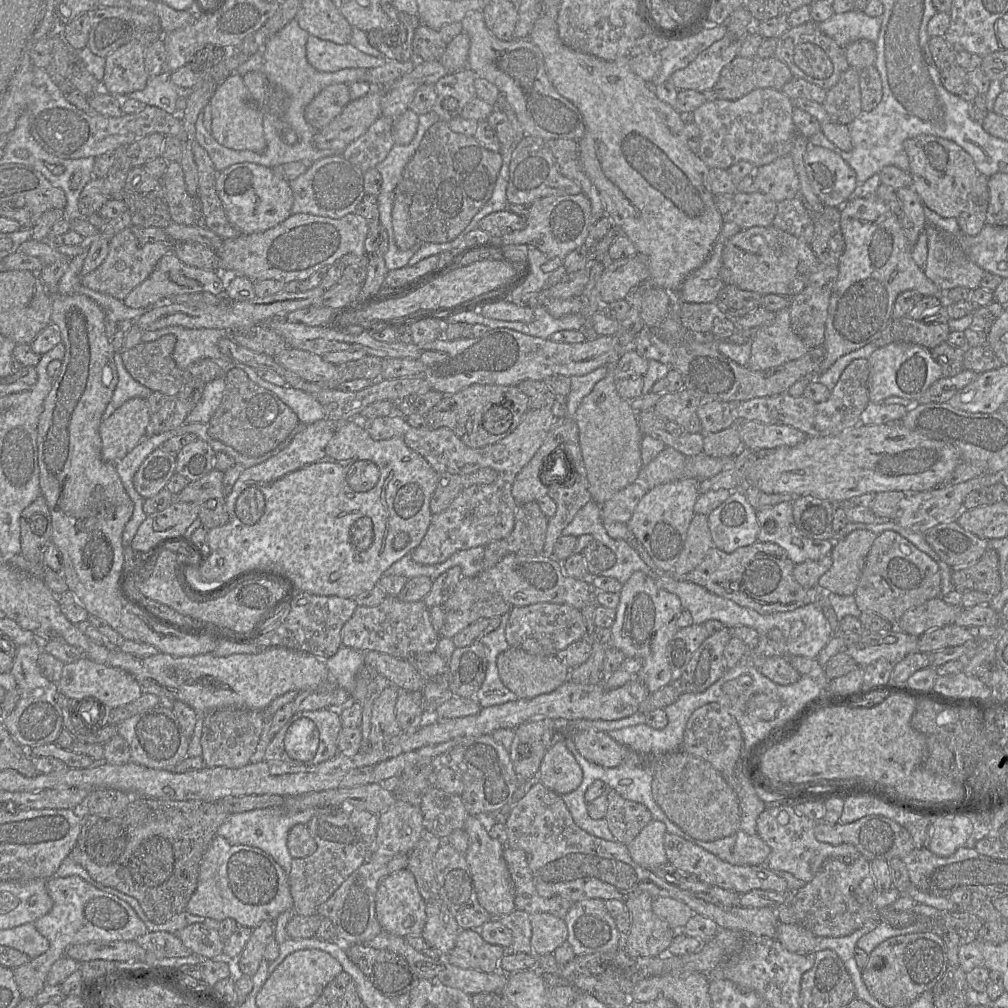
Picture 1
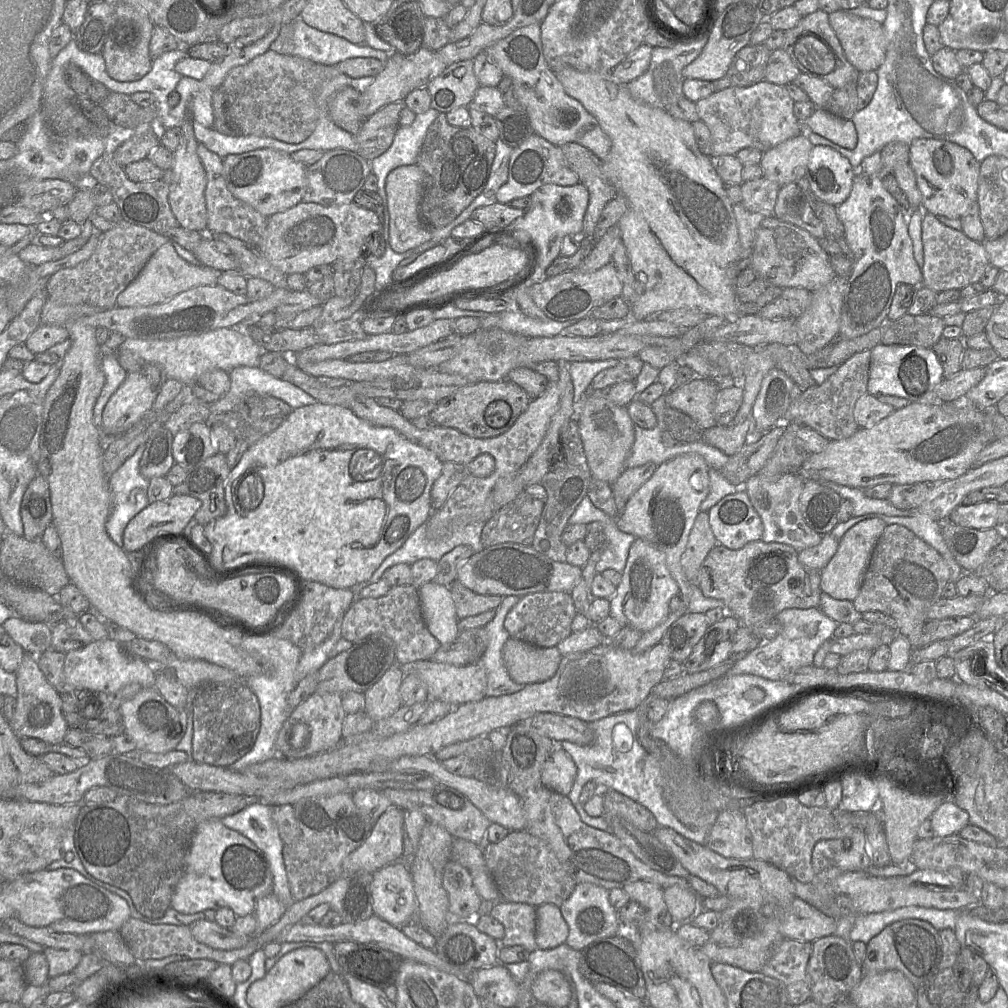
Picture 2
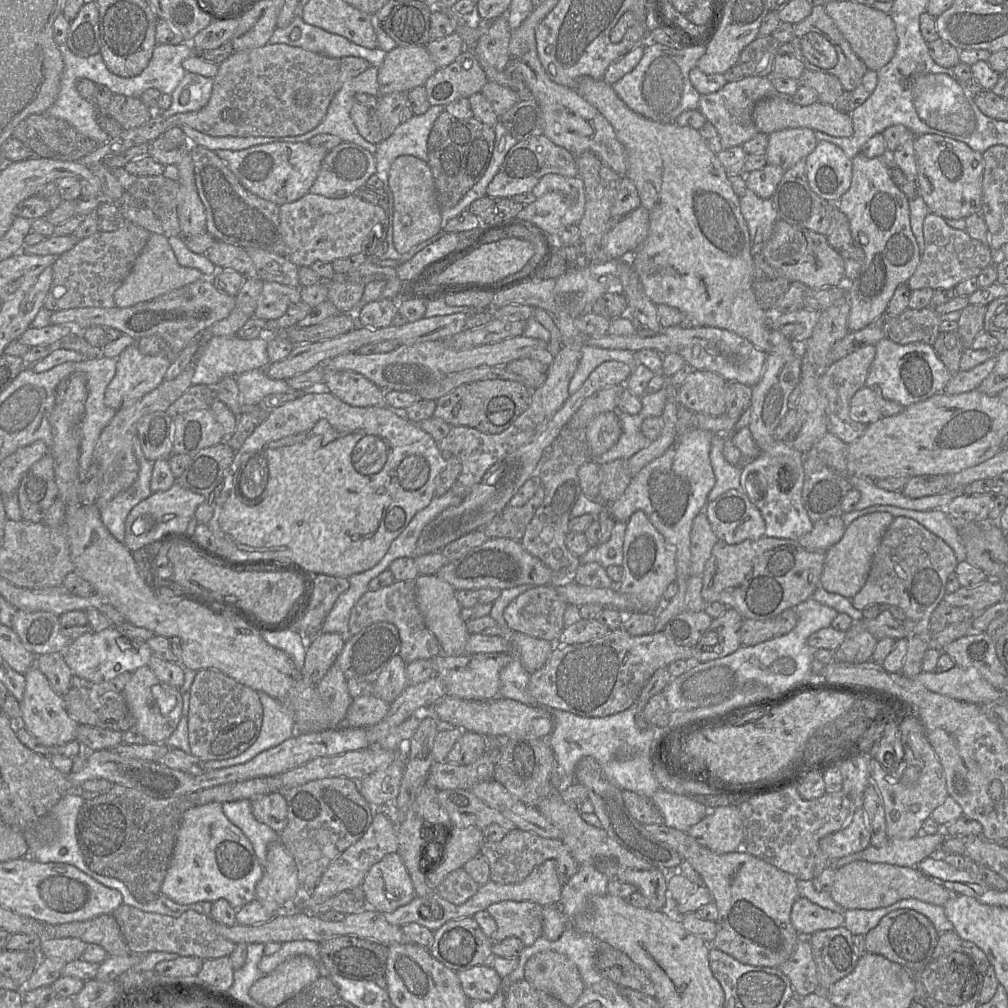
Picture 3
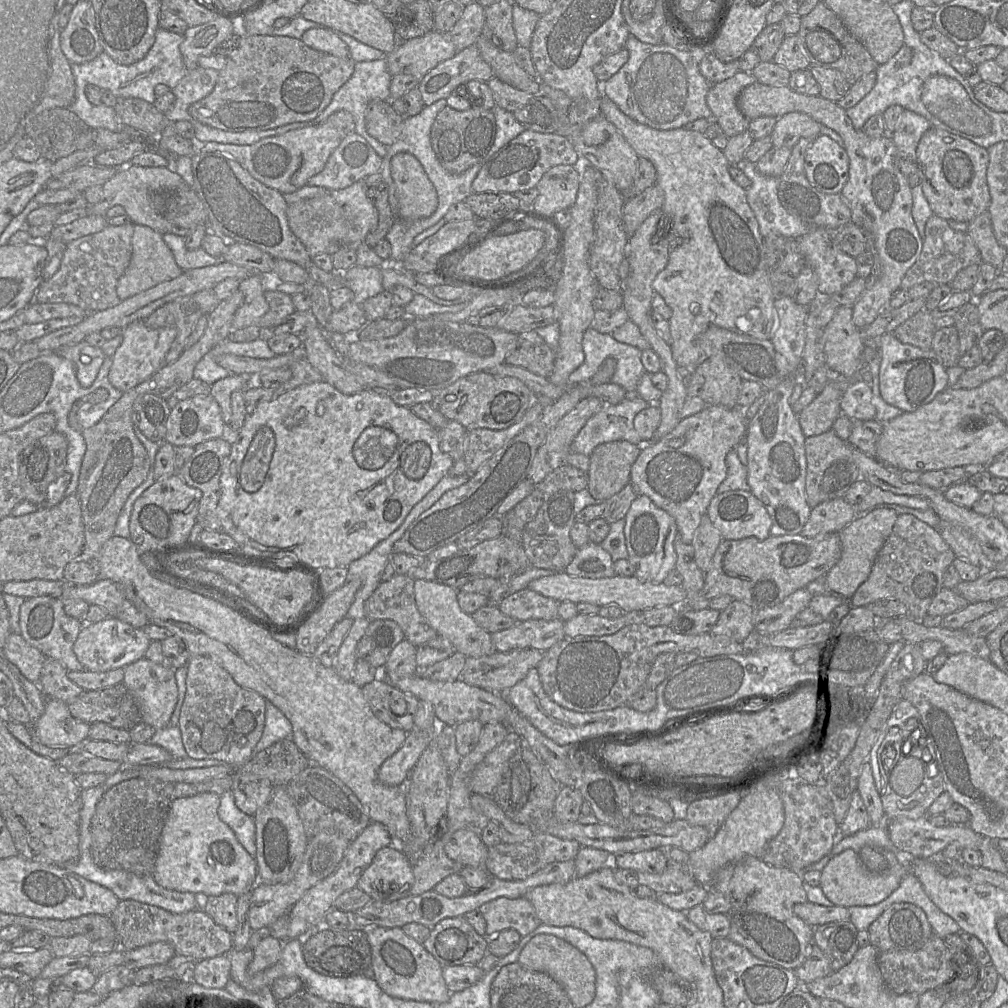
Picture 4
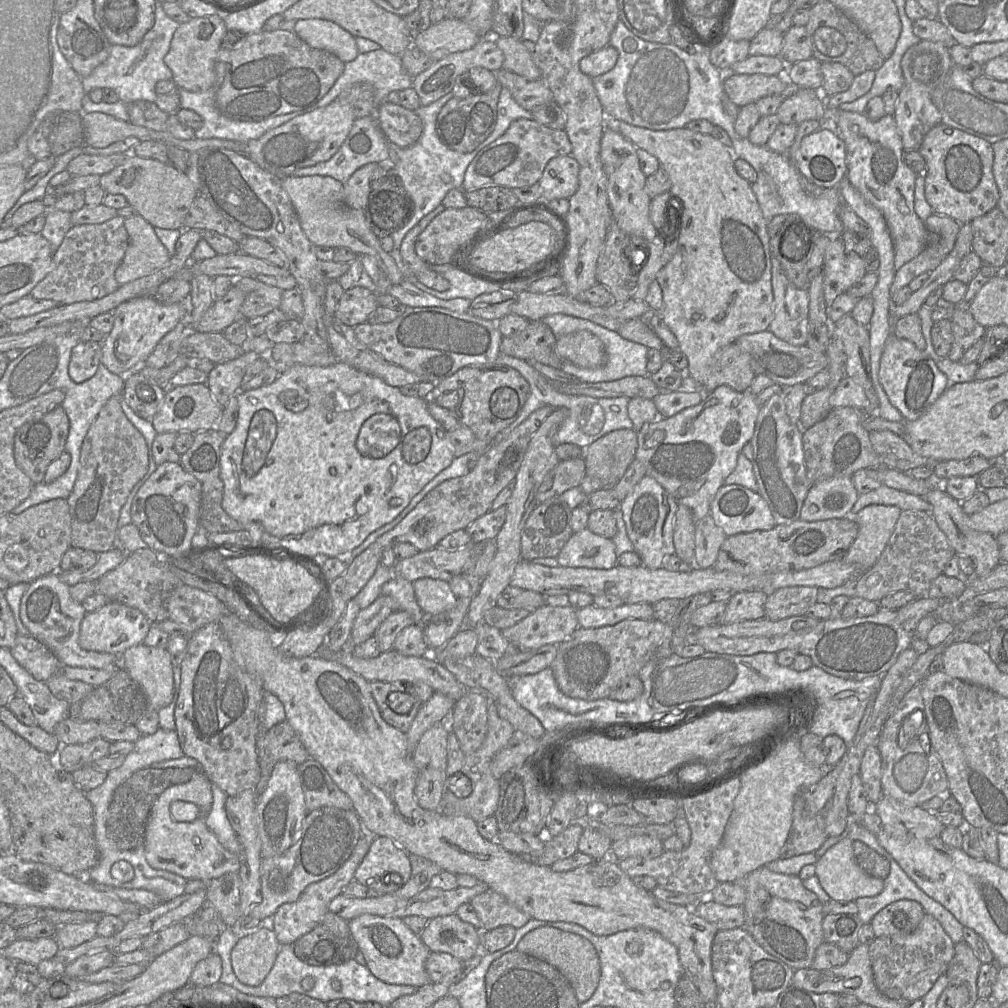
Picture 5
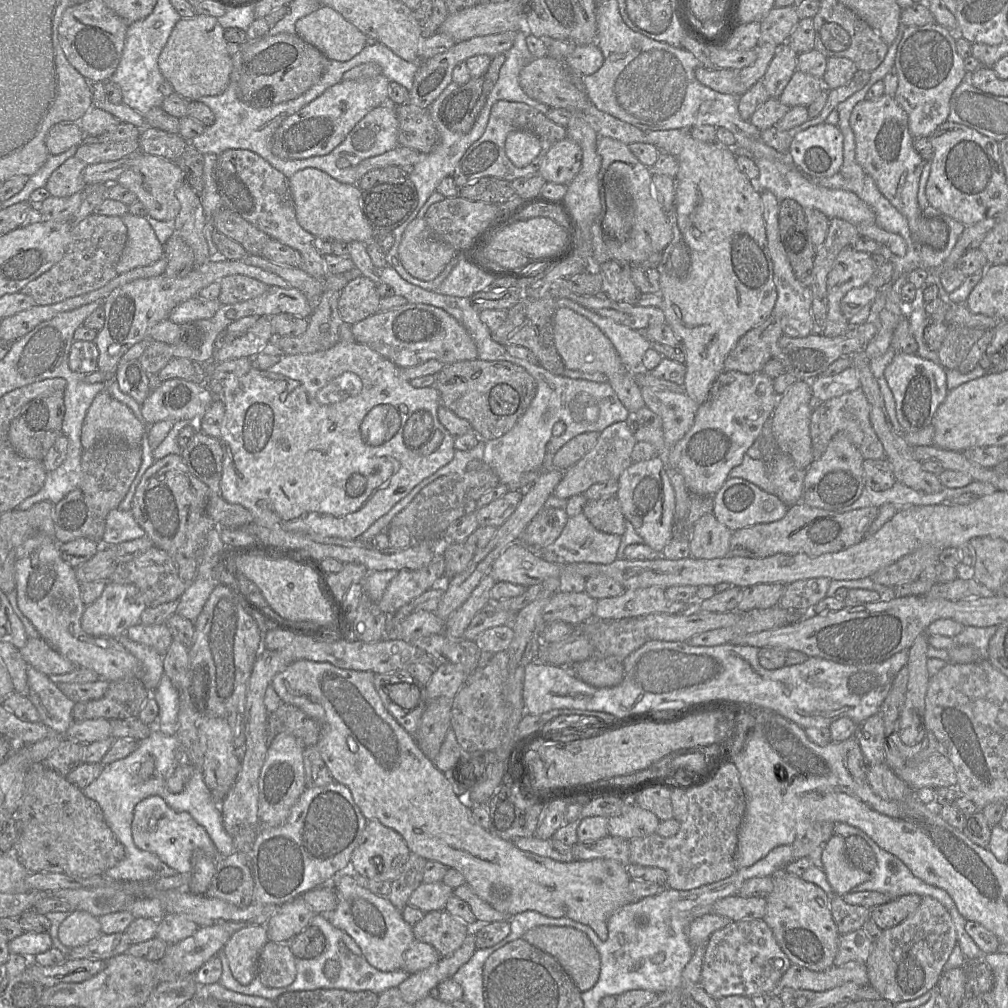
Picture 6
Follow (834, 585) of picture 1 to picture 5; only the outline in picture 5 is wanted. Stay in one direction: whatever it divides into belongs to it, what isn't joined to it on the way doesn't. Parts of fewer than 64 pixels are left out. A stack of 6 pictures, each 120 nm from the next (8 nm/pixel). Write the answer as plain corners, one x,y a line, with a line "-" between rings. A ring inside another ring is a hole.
872,504
852,517
858,525
858,535
843,559
858,568
858,577
880,558
901,512
897,506

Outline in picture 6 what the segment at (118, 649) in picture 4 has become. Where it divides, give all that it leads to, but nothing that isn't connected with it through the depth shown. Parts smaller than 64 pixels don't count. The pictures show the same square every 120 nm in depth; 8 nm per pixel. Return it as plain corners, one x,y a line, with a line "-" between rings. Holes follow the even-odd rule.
107,581
101,596
86,606
81,618
82,629
94,637
116,638
141,622
146,608
142,591
134,584

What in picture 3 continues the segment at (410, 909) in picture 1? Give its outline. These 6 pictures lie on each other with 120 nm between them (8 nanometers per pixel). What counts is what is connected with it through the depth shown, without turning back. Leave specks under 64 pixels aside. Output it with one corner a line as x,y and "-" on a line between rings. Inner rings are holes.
387,854
367,872
361,884
366,904
379,913
389,913
415,896
411,878
400,855

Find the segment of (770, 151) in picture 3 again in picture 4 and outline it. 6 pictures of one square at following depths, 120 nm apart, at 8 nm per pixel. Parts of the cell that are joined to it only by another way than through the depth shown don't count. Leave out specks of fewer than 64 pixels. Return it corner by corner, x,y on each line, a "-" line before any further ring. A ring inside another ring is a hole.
787,113
777,118
771,133
772,146
792,149
801,138
815,139
820,135
821,126
805,113

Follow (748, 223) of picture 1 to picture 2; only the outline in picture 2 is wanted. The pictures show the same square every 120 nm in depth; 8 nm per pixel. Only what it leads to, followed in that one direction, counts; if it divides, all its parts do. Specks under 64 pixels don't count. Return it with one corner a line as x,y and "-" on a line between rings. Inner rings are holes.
762,176
756,180
744,181
740,185
741,203
750,212
762,214
764,217
773,215
780,186

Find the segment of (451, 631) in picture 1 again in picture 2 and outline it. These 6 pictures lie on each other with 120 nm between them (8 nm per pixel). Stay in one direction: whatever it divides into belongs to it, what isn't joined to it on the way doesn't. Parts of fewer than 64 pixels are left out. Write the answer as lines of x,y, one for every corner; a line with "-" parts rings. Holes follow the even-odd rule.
459,582
450,586
458,620
475,616
489,610
496,610
503,597
500,595
478,594

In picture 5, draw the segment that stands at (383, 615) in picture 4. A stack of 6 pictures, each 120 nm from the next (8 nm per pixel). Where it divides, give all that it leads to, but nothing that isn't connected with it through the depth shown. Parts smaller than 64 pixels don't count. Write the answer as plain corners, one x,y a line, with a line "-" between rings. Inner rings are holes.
394,576
381,588
381,595
389,596
397,604
396,611
405,611
413,617
414,623
424,624
426,617
417,603
413,582

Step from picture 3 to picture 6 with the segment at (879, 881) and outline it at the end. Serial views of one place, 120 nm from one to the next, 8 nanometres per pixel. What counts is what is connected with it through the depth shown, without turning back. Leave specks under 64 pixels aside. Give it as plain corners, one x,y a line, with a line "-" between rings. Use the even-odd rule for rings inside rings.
833,835
822,852
823,870
833,892
843,896
857,885
871,878
849,861
845,850
845,839
840,835

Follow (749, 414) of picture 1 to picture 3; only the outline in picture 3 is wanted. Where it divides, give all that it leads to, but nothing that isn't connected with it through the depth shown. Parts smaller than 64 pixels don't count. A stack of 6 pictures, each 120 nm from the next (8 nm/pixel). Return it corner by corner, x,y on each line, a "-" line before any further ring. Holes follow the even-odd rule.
875,345
861,347
831,364
819,378
821,394
827,399
827,430
846,444
858,439
867,425
850,416
850,401
854,394
866,385
866,379
876,354

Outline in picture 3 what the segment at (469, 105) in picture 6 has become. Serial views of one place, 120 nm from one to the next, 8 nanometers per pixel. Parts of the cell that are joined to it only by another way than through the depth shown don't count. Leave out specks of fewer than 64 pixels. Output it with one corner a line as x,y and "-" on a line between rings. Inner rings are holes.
444,110
436,119
428,137
427,164
434,178
441,214
443,209
456,206
483,177
492,157
494,143
494,128
473,116
468,119
457,119

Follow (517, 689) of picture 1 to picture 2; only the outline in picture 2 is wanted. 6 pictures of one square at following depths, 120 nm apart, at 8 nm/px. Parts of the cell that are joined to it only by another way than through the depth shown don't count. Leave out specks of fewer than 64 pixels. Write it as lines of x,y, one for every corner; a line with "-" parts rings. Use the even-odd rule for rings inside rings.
509,637
502,648
502,659
510,678
526,686
551,679
562,655
556,647
542,648

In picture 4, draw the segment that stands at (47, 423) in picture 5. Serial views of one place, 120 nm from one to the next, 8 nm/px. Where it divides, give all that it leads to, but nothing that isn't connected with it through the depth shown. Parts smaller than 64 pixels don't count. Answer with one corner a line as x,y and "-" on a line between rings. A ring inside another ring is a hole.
53,431
26,447
20,455
23,500
45,506
48,485
66,471
67,440

